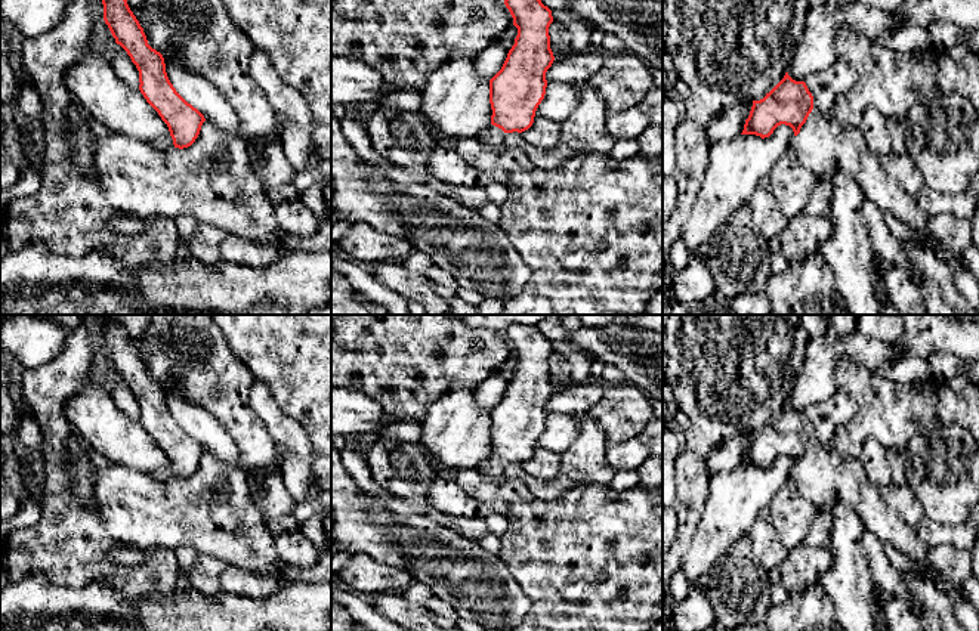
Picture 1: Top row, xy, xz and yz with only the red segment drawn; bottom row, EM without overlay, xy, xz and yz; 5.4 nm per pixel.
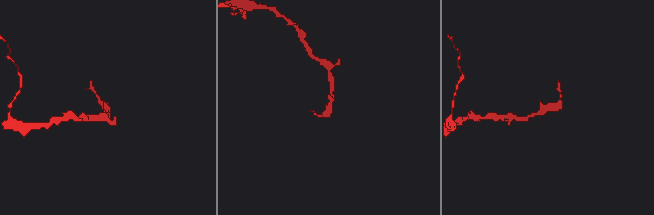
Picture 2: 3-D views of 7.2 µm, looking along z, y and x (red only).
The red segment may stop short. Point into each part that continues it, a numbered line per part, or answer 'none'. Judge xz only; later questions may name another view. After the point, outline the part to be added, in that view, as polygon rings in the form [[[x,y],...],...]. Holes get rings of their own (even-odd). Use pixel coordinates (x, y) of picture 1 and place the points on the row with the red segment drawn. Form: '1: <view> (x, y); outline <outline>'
1: xz (493, 136); outline [[[490,126],[485,132],[482,132],[478,139],[481,140],[481,143],[484,143],[485,146],[492,148],[497,154],[504,151],[504,145],[503,145],[503,139],[504,139],[506,133],[495,127],[495,126]]]

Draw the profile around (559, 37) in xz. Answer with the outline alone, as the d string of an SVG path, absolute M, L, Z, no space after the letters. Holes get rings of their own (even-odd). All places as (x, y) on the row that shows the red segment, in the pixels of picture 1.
M553 21L549 27L550 35L550 49L553 52L555 59L571 53L571 35L569 33L556 21Z

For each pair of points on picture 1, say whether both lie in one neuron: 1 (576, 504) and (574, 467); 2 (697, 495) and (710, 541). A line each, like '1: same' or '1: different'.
1: different
2: different

